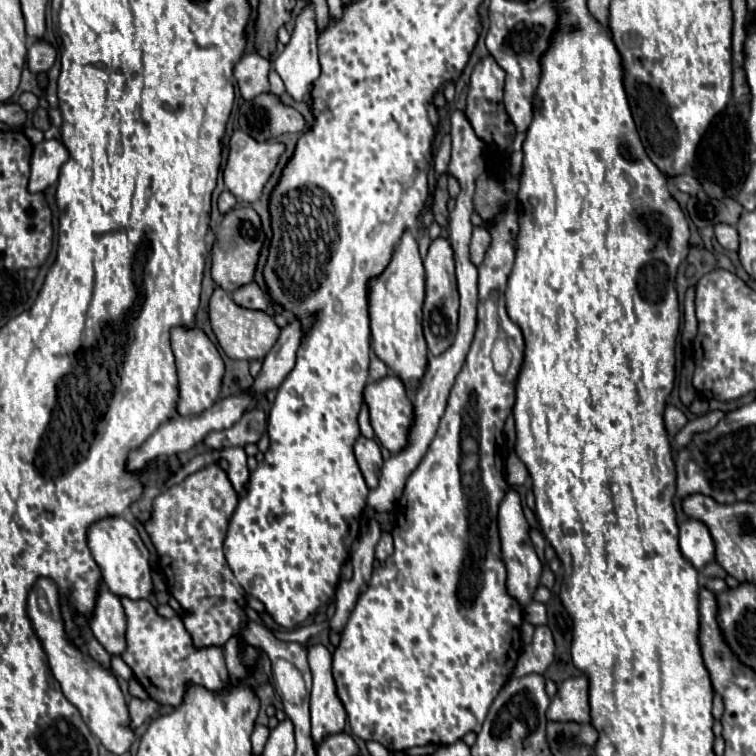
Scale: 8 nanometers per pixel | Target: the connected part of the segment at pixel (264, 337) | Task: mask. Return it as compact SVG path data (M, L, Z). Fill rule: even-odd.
M221 287L215 289L215 293L209 301L209 319L211 319L213 331L219 339L219 345L231 359L263 361L265 355L275 345L275 341L279 339L279 327L265 311L249 311L245 307L237 307L237 303L233 303L231 295L227 291L223 291Z

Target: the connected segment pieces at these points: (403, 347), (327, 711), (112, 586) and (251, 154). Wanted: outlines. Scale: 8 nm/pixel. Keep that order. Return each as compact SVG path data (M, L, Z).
M405 231L393 251L385 271L367 281L371 347L373 353L395 373L407 387L421 379L427 363L427 345L421 331L423 301L425 301L425 269L419 255L419 245L411 231Z
M323 645L309 649L309 667L313 675L311 691L311 739L319 745L327 735L341 733L347 719L331 675L331 653Z
M105 517L93 523L93 527L89 527L89 549L93 553L93 559L101 567L107 589L113 595L139 601L147 599L153 593L149 551L129 521L125 521L123 517Z
M235 131L231 137L231 151L229 151L229 159L223 171L223 179L225 179L225 187L239 199L245 203L255 203L261 193L265 183L269 181L269 177L273 175L279 157L283 155L285 145L283 143L271 143L271 141L255 141L251 135L243 133L243 131Z

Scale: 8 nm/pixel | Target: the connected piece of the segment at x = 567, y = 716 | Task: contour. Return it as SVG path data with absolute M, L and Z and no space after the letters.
M571 677L563 681L557 695L553 697L547 719L551 721L575 721L589 723L589 677Z

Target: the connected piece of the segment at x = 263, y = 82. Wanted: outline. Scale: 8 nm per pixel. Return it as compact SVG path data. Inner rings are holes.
M257 51L247 53L235 67L235 79L241 89L243 99L253 101L261 93L269 93L269 69L271 61L263 59Z

